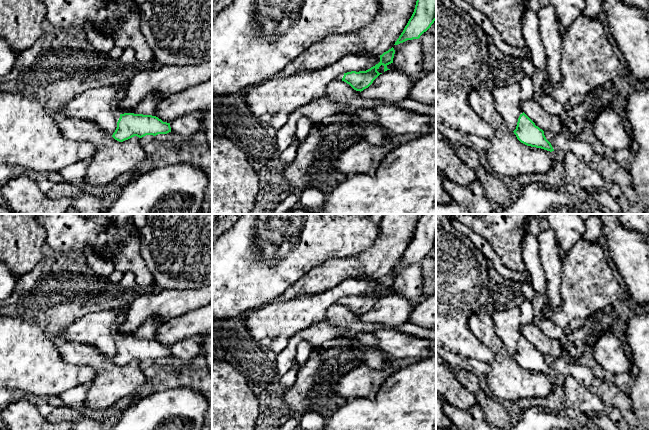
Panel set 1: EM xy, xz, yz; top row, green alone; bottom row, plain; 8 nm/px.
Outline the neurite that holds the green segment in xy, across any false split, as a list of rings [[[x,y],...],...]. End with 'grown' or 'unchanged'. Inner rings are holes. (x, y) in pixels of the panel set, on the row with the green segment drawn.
[[[116,96],[112,104],[117,122],[117,128],[112,135],[115,140],[123,142],[134,136],[142,138],[146,135],[156,136],[171,132],[170,123],[163,122],[156,116],[134,113],[121,114],[117,110],[119,102],[120,97]]]; grown

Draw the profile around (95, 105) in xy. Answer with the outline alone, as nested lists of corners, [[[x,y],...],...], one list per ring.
[[[105,85],[93,88],[74,97],[61,108],[59,114],[89,120],[96,123],[107,135],[112,136],[117,128],[113,101],[116,96],[119,96],[121,102],[126,95],[125,87]]]

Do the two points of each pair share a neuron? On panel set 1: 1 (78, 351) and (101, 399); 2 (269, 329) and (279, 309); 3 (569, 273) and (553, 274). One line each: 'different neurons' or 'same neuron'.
1: same neuron
2: same neuron
3: different neurons

